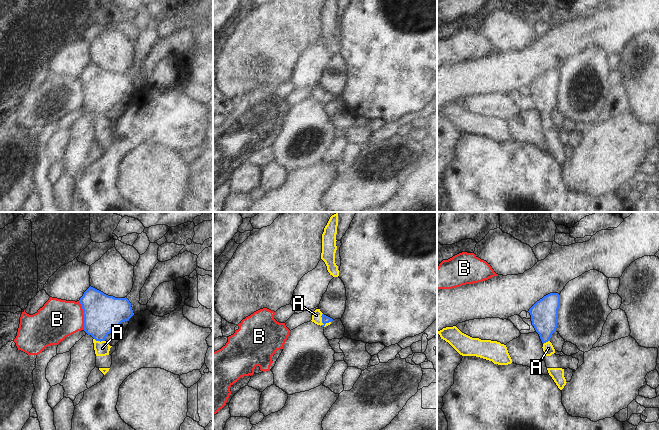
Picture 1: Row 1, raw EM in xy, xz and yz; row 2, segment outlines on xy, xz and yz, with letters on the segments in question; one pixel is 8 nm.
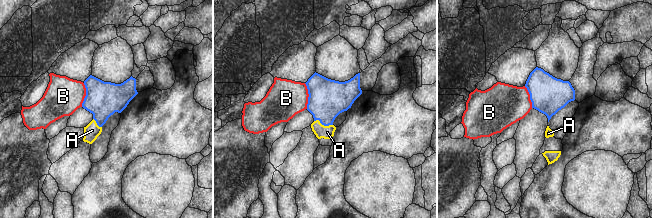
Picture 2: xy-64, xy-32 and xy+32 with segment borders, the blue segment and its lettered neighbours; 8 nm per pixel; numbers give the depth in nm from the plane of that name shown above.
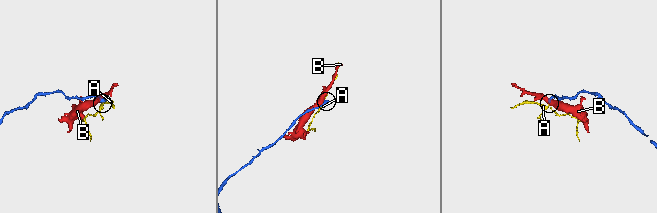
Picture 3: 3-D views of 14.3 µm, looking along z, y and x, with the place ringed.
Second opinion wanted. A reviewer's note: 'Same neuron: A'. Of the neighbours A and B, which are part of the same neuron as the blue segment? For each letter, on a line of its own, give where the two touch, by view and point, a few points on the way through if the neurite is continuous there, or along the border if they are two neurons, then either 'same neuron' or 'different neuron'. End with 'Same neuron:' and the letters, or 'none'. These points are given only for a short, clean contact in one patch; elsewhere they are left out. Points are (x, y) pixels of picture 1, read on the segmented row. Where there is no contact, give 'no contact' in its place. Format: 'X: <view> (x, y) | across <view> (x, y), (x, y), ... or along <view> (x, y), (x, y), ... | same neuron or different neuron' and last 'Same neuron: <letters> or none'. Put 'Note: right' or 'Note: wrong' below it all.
A: xz (322, 320) | across xz (325, 319), (322, 320), (316, 315) | same neuron
B: xy (83, 314) | along xy (78, 301), (82, 309), (84, 329) | different neuron
Same neuron: A
Note: right

